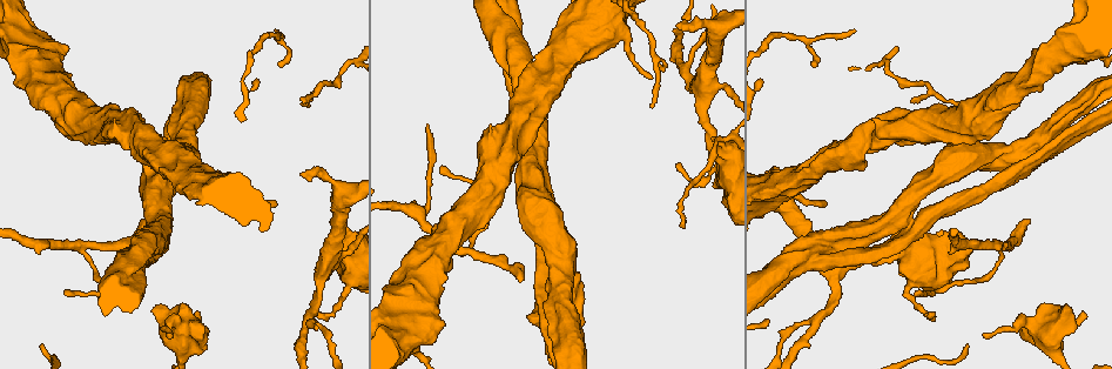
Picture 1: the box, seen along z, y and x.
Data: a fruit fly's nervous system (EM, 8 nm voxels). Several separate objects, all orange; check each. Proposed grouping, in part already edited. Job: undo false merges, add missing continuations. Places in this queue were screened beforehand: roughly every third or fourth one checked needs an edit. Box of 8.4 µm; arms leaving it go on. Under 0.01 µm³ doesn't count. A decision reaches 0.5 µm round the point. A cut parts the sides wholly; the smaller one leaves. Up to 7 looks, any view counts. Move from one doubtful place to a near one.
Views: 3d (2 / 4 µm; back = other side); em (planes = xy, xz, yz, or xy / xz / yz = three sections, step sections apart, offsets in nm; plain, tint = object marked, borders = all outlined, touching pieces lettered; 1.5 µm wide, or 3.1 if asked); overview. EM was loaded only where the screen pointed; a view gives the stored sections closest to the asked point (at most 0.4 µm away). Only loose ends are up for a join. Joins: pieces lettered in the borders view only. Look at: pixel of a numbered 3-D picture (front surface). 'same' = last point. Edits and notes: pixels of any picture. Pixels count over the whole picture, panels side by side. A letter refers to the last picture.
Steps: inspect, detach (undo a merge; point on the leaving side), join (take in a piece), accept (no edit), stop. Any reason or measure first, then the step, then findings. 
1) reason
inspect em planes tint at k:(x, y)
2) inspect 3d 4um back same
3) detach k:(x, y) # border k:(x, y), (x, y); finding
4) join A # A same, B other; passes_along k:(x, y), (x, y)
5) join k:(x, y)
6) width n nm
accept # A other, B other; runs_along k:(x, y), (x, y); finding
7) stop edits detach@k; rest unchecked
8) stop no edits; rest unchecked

an open end
inspect em planes borders at 1:(521, 281)

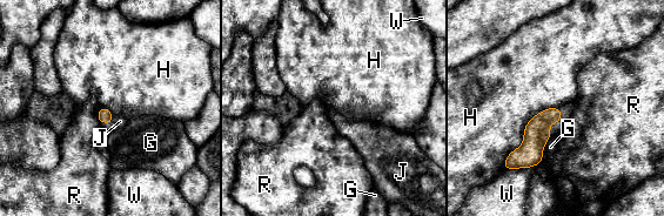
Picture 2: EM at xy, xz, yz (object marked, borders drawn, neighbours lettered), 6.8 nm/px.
longest_contact H 550 nm
join J # G other, H other, J same, R other, W other; passes_along 2:(537, 130), (559, 115), (567, 110); it goes on there

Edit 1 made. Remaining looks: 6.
an open end
inspect em xz step 8 borders at 1:(443, 279)

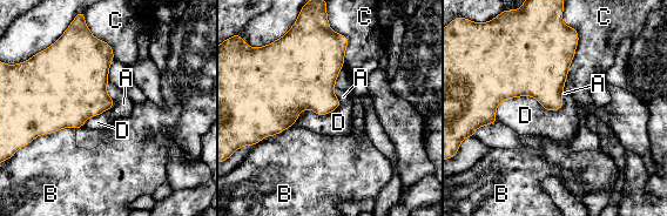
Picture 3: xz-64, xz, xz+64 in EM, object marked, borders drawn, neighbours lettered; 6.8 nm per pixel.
inspect em planes borders same

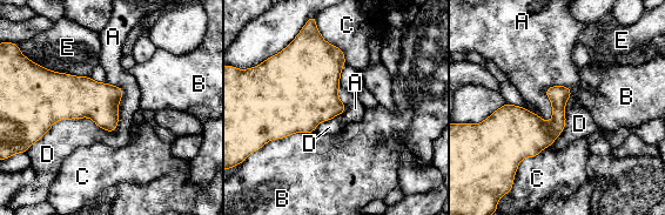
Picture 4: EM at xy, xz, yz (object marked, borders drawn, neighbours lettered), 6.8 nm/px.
accept # A other, B other, C other, D other, E other; border 4:(119, 109), (37, 142); none of them fits

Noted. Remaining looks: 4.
thin end
inspect em planes borders at 1:(169, 334)

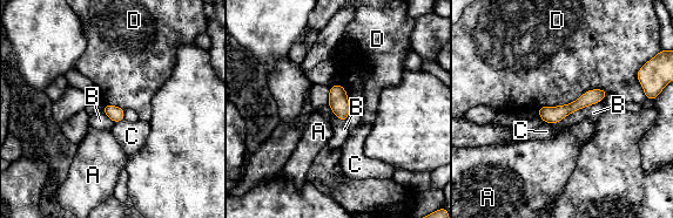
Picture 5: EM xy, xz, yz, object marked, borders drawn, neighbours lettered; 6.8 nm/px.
width 110 nm
accept # A other, B other, C other, D other; runs_along 5:(603, 93), (557, 114), (542, 114); none of them fits

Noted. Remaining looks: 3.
stop edits join@2; rest unchecked

